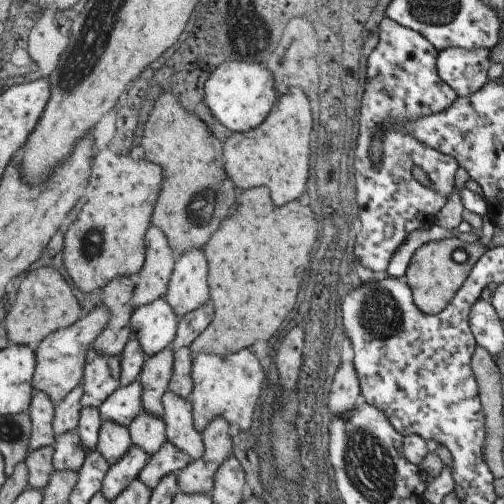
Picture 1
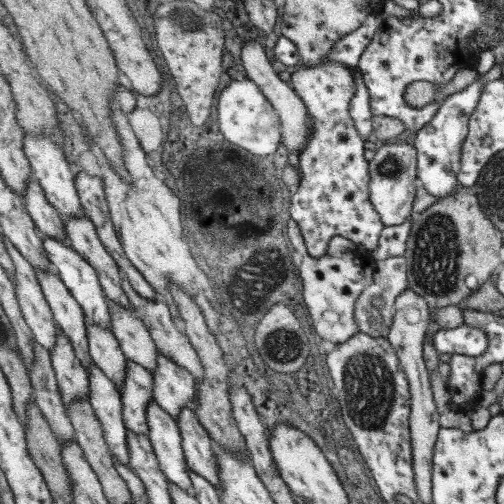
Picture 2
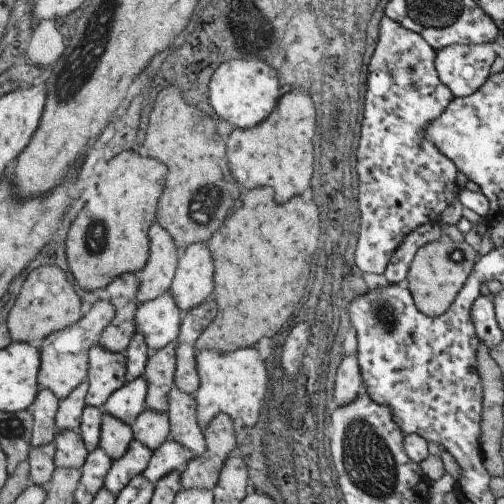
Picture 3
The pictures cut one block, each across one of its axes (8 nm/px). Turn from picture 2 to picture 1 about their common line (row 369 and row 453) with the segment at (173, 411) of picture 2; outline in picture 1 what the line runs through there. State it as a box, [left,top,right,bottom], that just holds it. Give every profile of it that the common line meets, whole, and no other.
[139,442,193,490]

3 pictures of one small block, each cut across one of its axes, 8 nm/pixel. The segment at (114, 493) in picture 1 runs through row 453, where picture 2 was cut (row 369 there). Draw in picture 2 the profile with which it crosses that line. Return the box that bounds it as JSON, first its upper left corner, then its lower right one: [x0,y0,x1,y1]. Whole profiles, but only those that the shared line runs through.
[123,362,155,436]

